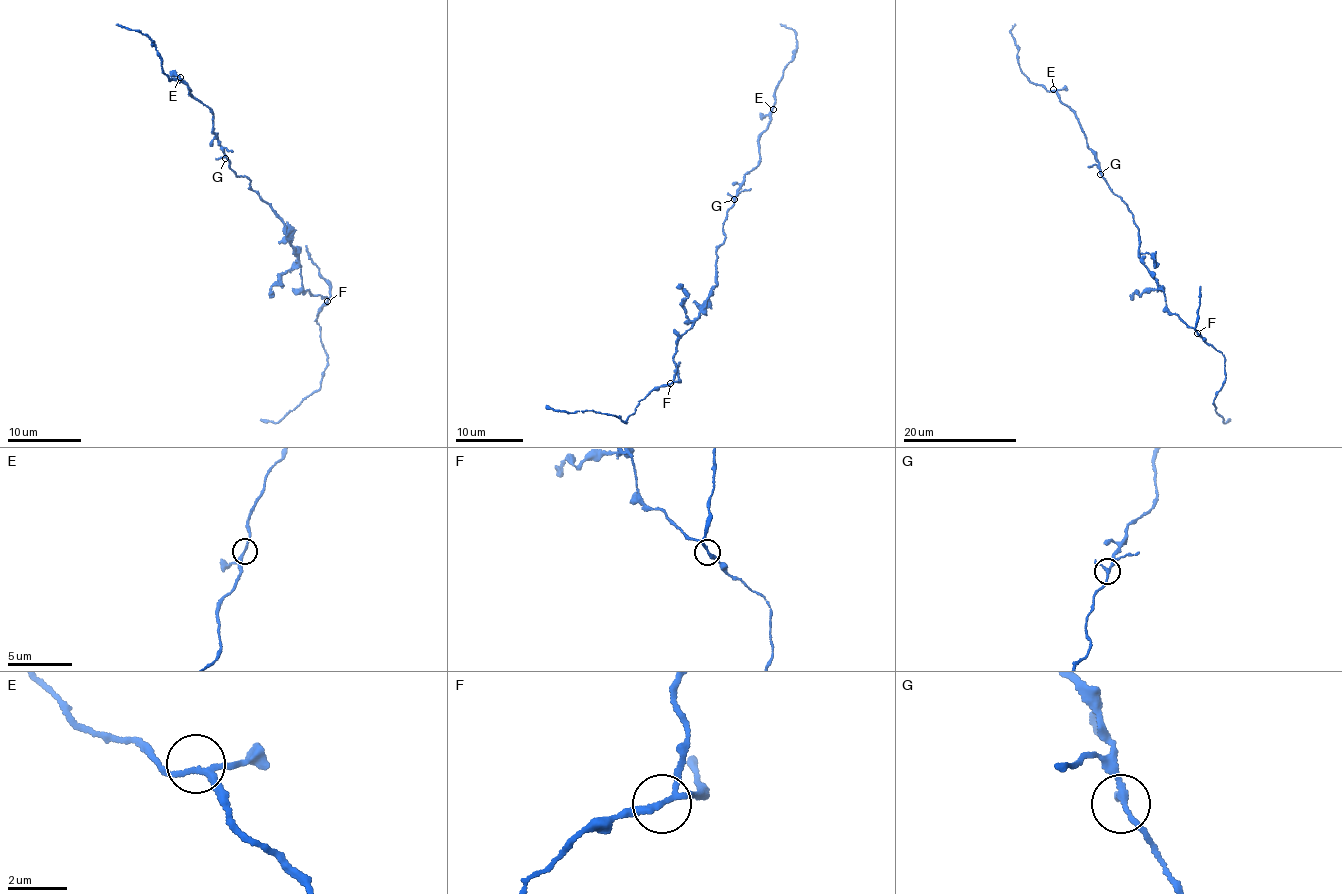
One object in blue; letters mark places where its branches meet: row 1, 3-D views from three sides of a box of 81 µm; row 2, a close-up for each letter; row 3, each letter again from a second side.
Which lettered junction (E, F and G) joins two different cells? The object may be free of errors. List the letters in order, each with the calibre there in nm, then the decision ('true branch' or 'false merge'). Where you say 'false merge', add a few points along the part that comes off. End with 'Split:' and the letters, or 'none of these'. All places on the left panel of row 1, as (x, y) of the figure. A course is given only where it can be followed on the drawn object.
E: 190 nm | true branch
F: 180 nm | false merge | (327, 302), (329, 283), (320, 275), (320, 268), (312, 260), (306, 246)
G: 170 nm | true branch
Split: F

